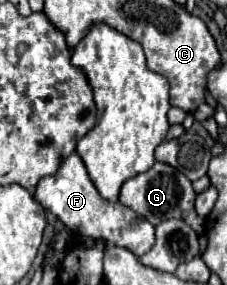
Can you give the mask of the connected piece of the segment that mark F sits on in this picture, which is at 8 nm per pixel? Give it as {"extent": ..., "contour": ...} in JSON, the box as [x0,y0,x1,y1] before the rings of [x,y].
{"extent":[34,152,154,256],"contour":[[[72,152],[60,164],[56,174],[46,176],[36,184],[34,200],[40,202],[44,206],[44,210],[54,214],[60,222],[64,222],[64,226],[72,234],[90,236],[90,238],[96,238],[96,240],[104,238],[110,244],[128,248],[136,256],[146,254],[154,246],[154,226],[150,222],[146,222],[146,218],[134,214],[134,210],[122,206],[120,202],[112,204],[106,198],[102,198],[100,192],[96,190],[94,182],[90,180],[88,172],[86,172],[82,158],[76,152]]]}

